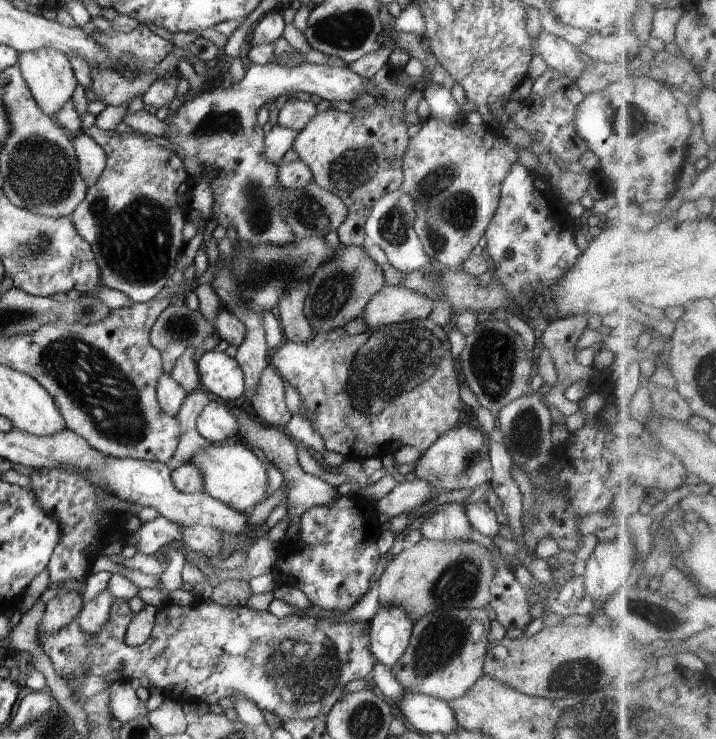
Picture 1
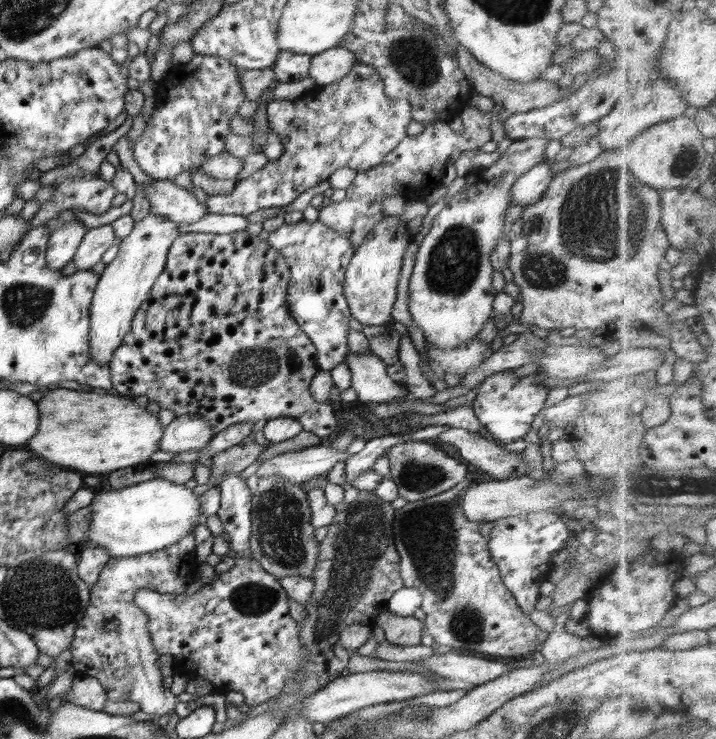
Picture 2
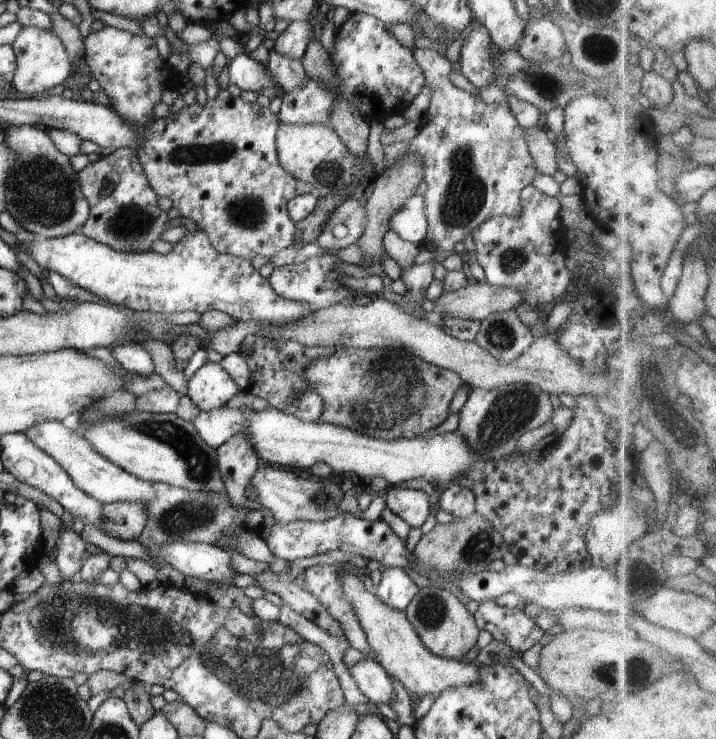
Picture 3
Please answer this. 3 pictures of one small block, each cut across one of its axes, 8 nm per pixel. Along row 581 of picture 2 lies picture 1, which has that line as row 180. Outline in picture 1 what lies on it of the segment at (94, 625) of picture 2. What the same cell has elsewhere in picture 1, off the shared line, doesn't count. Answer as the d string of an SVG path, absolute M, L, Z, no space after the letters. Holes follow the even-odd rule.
M96 126L86 133L98 144L106 156L106 169L100 179L88 189L84 201L71 213L75 230L91 245L100 270L101 284L108 289L122 292L132 303L154 299L168 286L176 267L176 258L185 246L183 228L191 212L187 197L193 187L192 177L186 172L183 159L162 144L154 144L146 135L106 131Z

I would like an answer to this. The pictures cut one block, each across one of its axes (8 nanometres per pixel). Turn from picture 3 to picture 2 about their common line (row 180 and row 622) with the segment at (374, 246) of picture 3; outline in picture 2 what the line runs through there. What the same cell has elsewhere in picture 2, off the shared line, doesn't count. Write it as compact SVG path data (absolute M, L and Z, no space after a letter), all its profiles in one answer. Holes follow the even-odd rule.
M384 608L378 614L375 625L380 627L386 635L386 641L397 646L422 645L421 632L425 625L414 617L394 615L390 609Z

